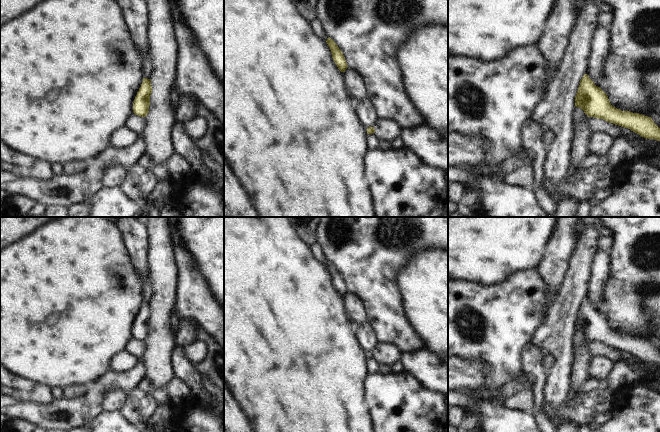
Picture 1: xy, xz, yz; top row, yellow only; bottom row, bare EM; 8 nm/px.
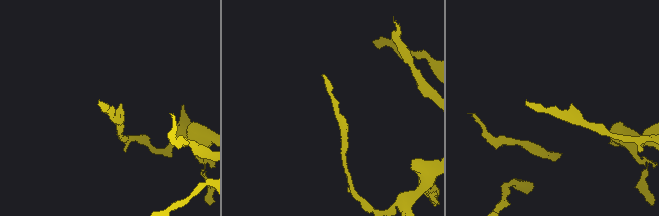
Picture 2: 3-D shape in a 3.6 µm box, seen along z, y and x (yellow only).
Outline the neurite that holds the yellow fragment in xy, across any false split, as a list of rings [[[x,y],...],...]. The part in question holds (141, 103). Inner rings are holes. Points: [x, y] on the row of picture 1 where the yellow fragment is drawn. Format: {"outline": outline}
{"outline": [[[143,78],[143,82],[133,102],[133,112],[140,117],[146,117],[149,113],[150,96],[152,93],[151,80]]]}

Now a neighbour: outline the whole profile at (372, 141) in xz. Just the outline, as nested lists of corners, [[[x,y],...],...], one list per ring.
[[[374,133],[367,135],[367,148],[369,151],[375,150],[377,148],[387,150],[391,148],[390,142],[379,140]]]

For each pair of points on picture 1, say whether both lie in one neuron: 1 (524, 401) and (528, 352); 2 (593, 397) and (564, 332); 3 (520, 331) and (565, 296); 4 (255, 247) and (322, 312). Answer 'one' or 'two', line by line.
1: one
2: two
3: two
4: one

